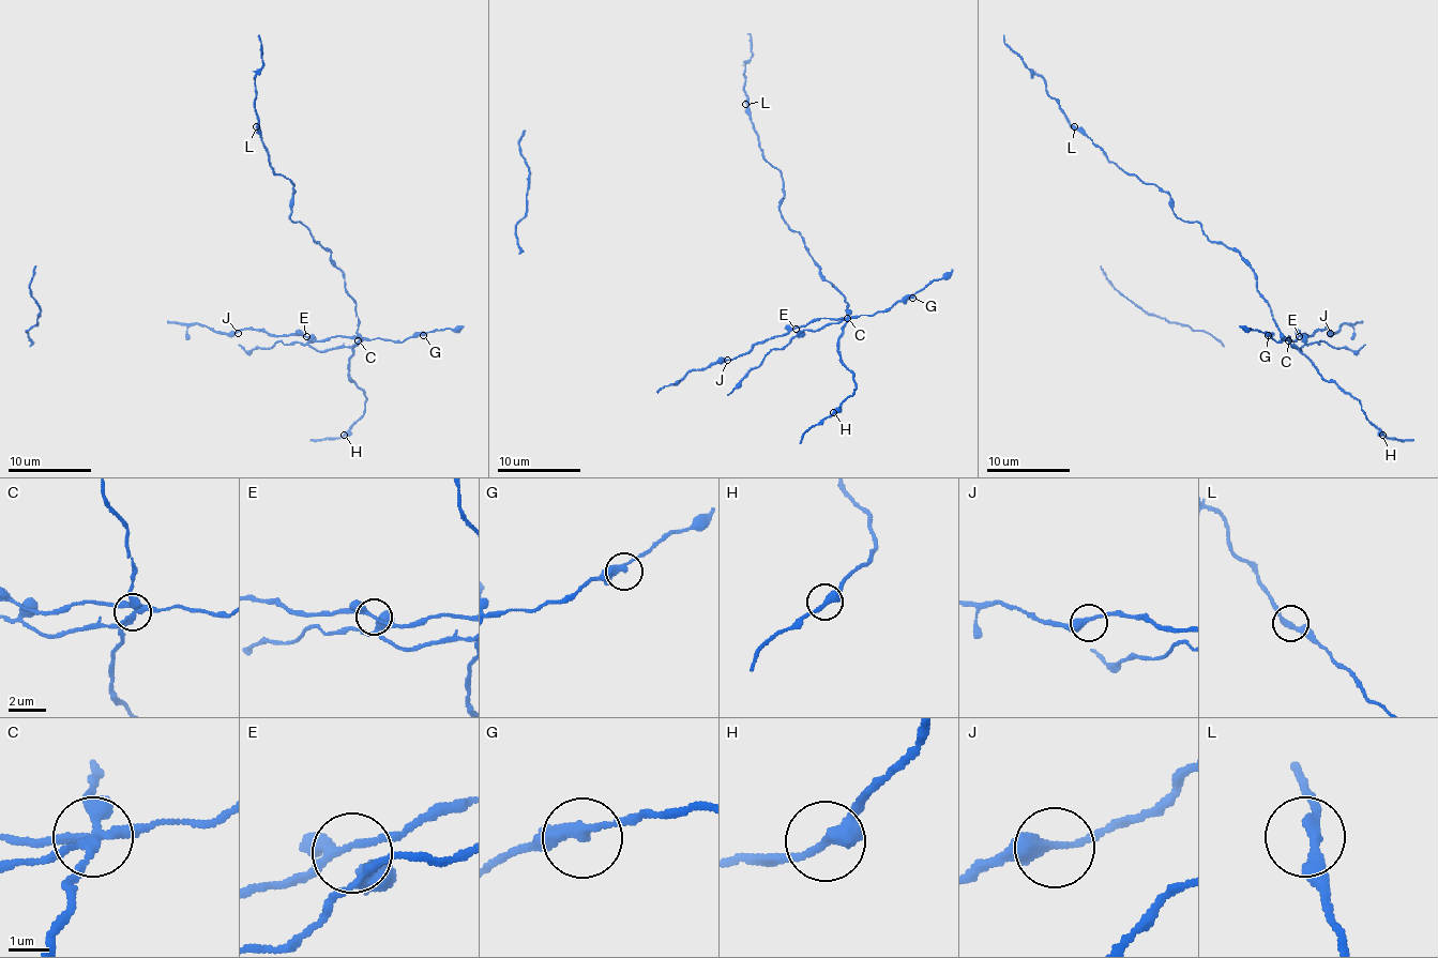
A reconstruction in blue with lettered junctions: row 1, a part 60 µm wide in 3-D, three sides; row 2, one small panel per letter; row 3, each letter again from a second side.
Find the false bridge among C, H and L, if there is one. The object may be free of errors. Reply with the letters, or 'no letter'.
C

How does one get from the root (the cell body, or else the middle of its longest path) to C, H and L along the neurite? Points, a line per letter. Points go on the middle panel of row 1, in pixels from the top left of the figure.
C: (806, 324), (820, 318), (848, 318)
H: (806, 324), (820, 318), (846, 318), (839, 354), (842, 362), (851, 373), (856, 388), (833, 412)
L: (806, 324), (846, 318), (848, 304), (820, 273), (802, 236), (783, 218), (783, 177), (765, 158), (745, 104)

